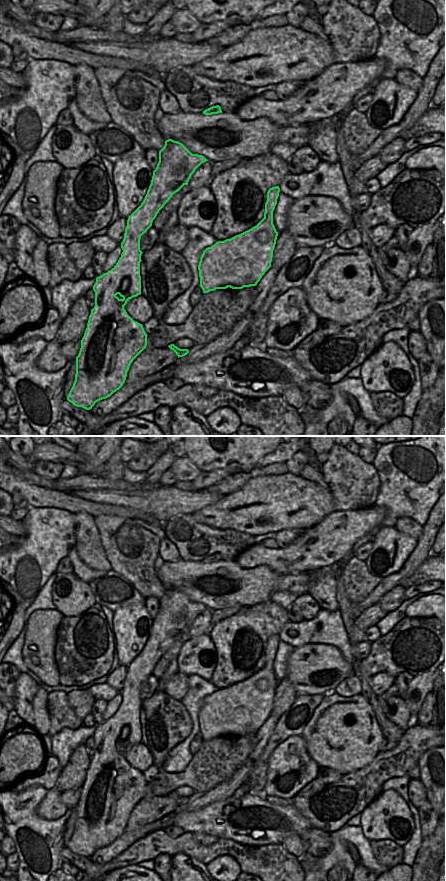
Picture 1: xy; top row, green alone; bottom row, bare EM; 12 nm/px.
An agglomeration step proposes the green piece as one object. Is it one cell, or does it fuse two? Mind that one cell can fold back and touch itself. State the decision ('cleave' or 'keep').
keep

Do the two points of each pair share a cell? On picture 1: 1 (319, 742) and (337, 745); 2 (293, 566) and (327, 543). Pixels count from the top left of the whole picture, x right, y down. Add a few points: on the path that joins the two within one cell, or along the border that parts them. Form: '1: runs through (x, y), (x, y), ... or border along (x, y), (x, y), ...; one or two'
1: runs through (323, 742), (333, 744); one
2: runs through (301, 560), (319, 546); one

